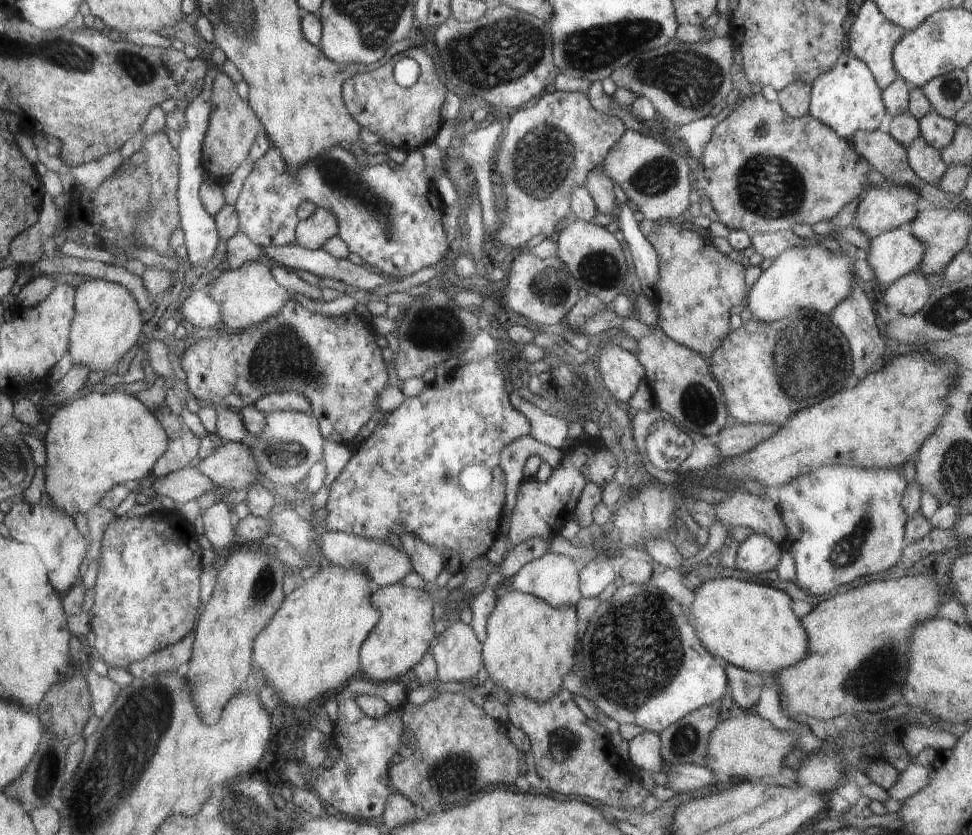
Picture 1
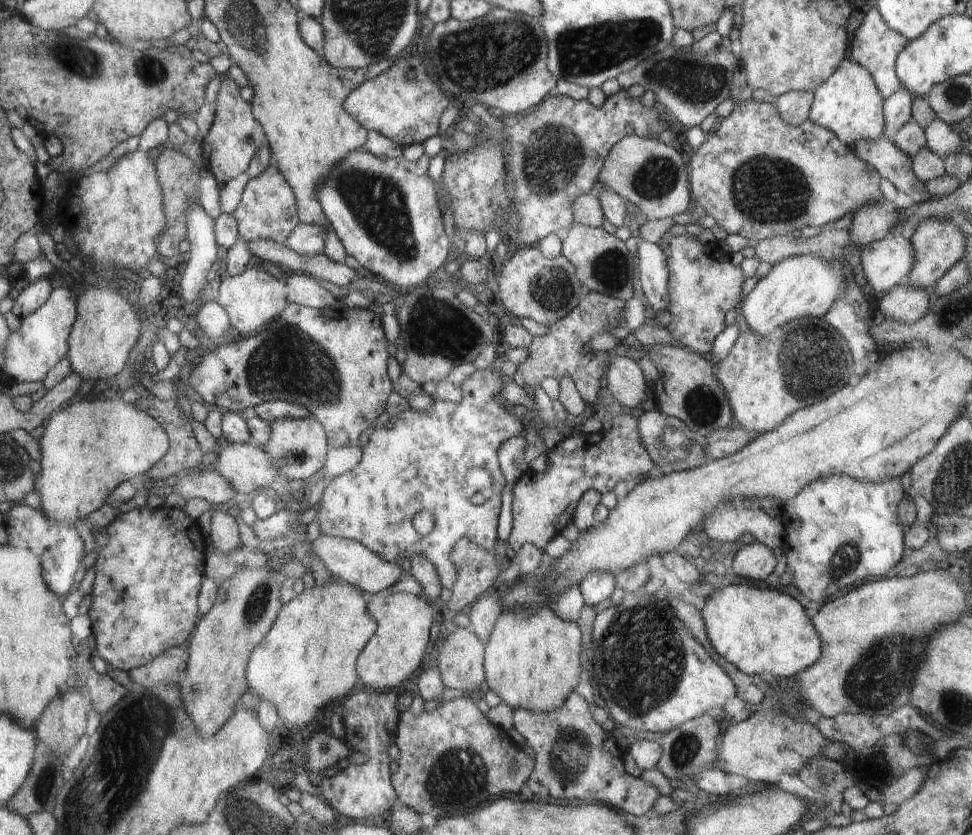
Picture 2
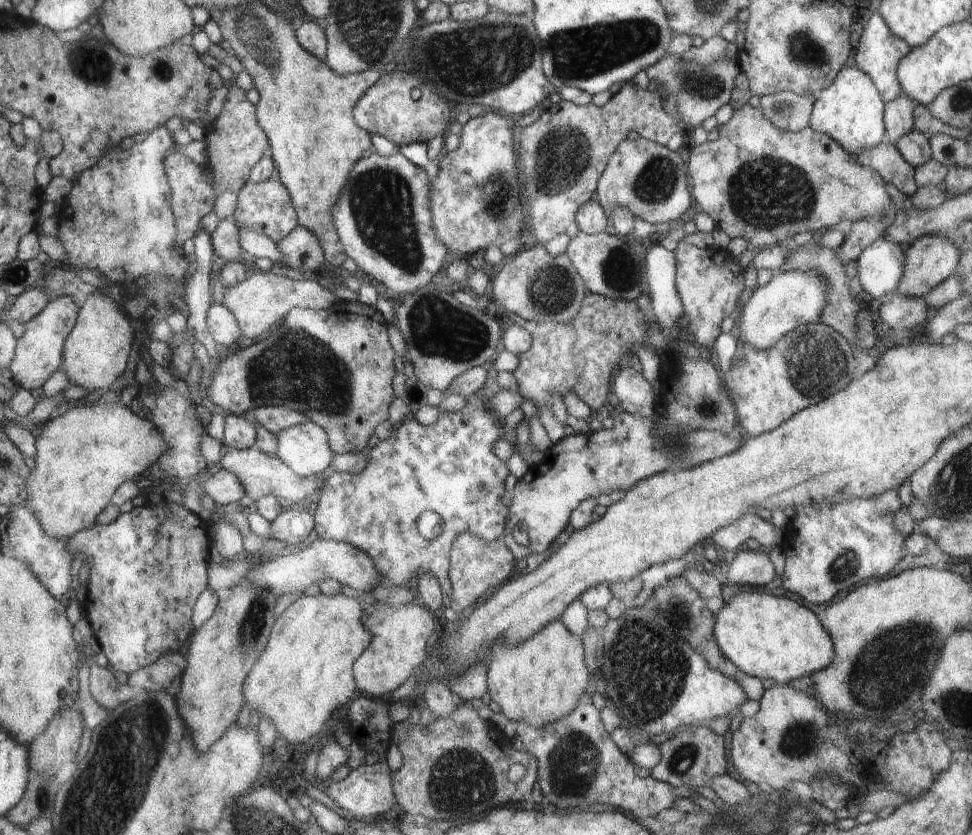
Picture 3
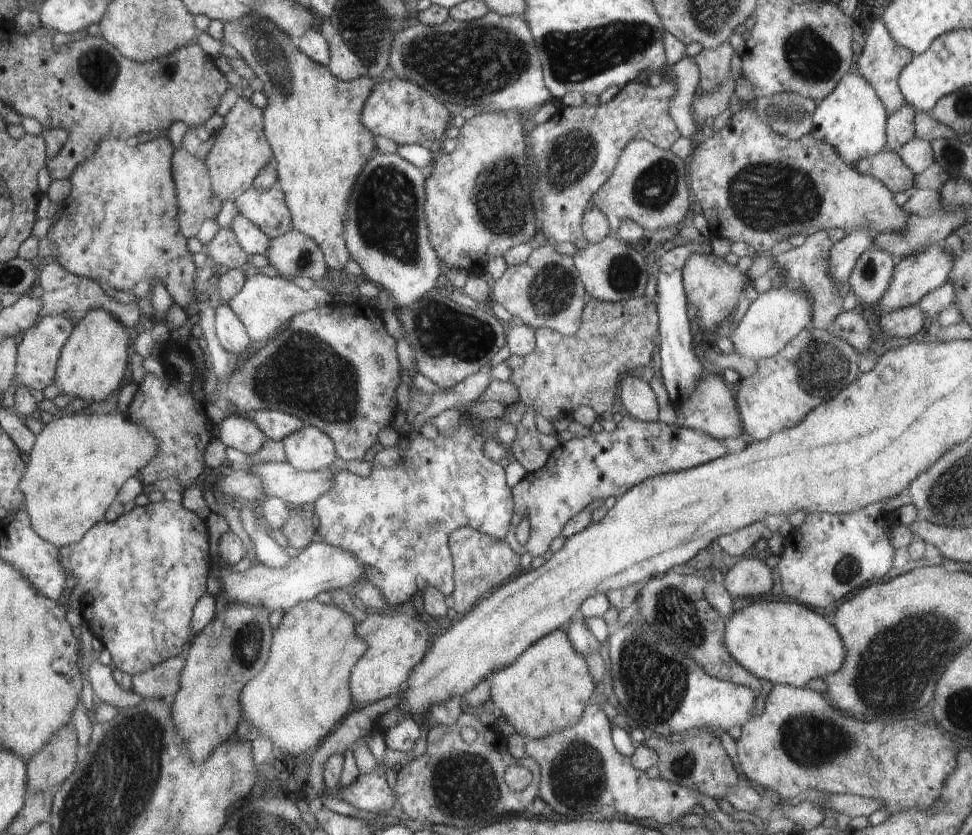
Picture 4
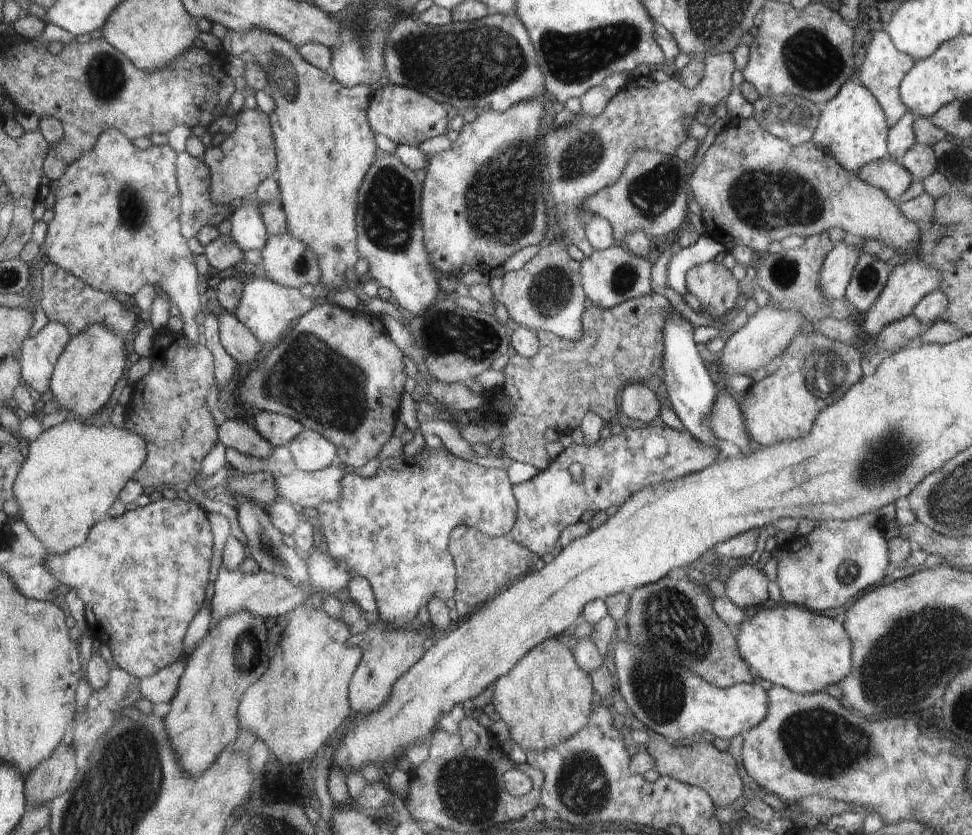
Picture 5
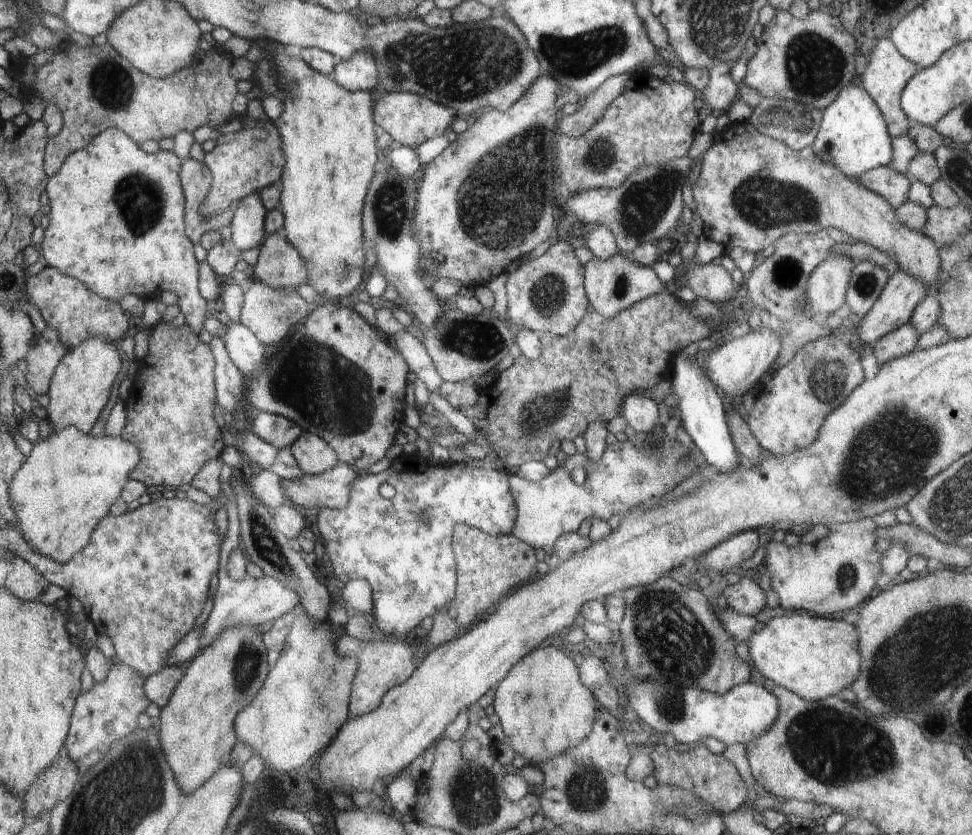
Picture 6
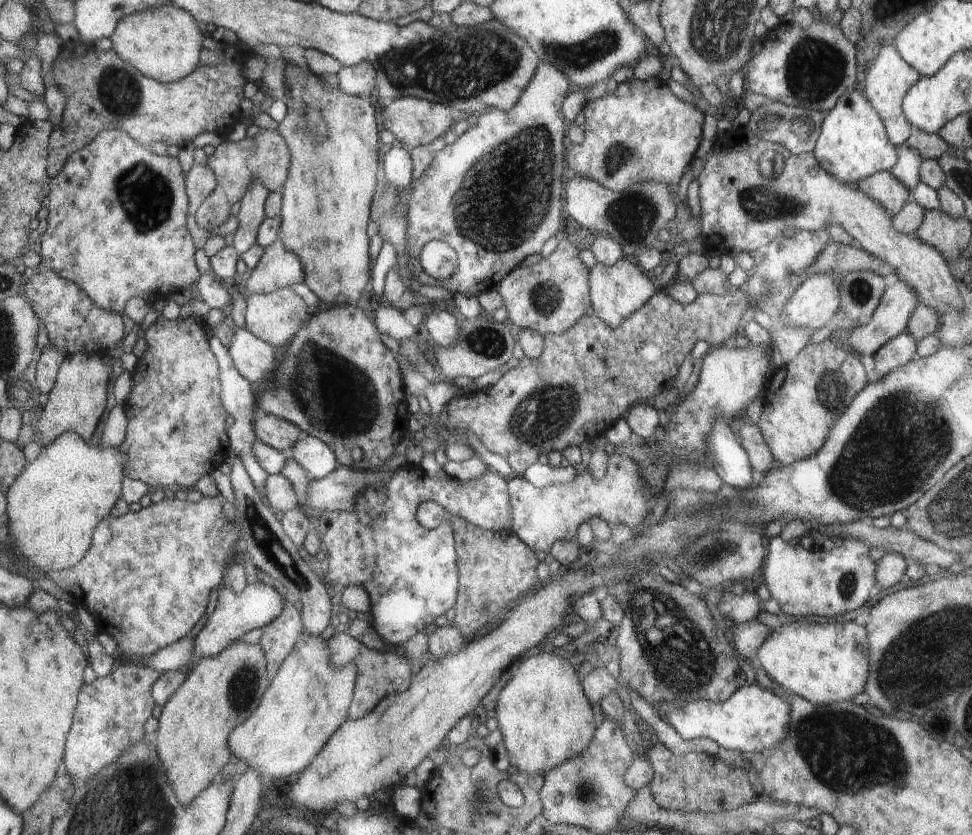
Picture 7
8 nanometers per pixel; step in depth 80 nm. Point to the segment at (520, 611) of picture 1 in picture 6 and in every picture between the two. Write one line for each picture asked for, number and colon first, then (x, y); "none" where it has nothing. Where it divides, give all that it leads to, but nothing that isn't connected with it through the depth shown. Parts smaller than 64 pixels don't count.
2: (532, 659)
3: (542, 680)
4: (546, 690)
5: (547, 698)
6: (544, 707)

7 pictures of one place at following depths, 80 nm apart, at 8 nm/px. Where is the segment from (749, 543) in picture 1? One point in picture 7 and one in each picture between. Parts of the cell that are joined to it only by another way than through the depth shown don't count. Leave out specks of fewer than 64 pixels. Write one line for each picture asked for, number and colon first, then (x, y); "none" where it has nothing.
2: (755, 561)
3: (750, 568)
4: (752, 577)
5: (748, 586)
6: (746, 597)
7: (735, 609)

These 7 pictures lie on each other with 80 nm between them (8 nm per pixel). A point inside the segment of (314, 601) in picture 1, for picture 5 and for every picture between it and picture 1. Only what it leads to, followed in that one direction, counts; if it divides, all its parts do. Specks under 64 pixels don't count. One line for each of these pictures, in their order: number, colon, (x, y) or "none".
2: (309, 658)
3: (305, 674)
4: (297, 699)
5: (314, 662)

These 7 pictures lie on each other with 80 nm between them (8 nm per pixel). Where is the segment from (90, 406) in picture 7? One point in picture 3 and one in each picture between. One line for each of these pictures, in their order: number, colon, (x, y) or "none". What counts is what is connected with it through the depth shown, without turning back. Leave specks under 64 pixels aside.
3: (95, 355)
4: (94, 360)
5: (84, 378)
6: (79, 390)

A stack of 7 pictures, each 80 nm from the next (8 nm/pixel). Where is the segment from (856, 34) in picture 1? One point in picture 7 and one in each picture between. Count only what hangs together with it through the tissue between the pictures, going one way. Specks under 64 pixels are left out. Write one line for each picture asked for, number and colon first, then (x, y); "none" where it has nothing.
2: (876, 46)
3: (879, 53)
4: (882, 59)
5: (885, 66)
6: (888, 72)
7: (887, 81)

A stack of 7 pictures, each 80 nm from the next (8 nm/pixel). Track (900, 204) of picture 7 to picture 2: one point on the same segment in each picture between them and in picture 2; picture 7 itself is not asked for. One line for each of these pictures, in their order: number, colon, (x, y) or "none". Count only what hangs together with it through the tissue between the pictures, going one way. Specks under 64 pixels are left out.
2: (888, 160)
3: (885, 160)
4: (887, 166)
5: (892, 178)
6: (894, 186)

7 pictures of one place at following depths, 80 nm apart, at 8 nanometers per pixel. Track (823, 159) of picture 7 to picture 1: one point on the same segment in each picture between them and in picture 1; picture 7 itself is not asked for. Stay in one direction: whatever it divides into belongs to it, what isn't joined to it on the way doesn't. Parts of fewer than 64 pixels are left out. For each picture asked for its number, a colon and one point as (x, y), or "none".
1: (848, 99)
2: (849, 104)
3: (851, 111)
4: (852, 118)
5: (852, 126)
6: (853, 135)

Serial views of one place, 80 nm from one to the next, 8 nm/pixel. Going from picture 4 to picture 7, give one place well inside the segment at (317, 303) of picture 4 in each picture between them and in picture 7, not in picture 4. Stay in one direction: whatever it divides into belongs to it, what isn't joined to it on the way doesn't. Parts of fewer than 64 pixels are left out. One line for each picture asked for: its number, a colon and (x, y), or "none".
5: (267, 309)
6: (269, 314)
7: (275, 318)

